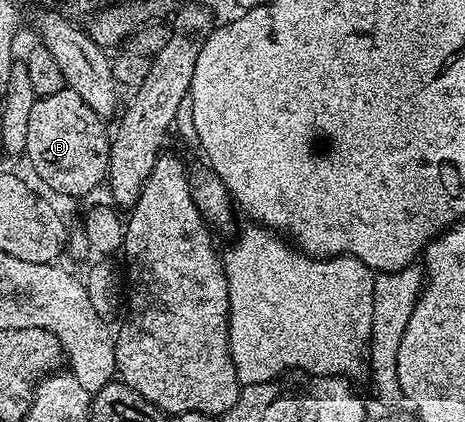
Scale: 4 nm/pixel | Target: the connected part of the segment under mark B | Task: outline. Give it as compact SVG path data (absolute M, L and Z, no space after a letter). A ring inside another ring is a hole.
M66 86L58 90L58 94L37 98L34 110L30 110L30 127L26 130L26 160L32 163L37 178L60 196L88 197L90 190L105 183L108 174L110 128L104 124L107 124L105 117L92 110L73 88Z

